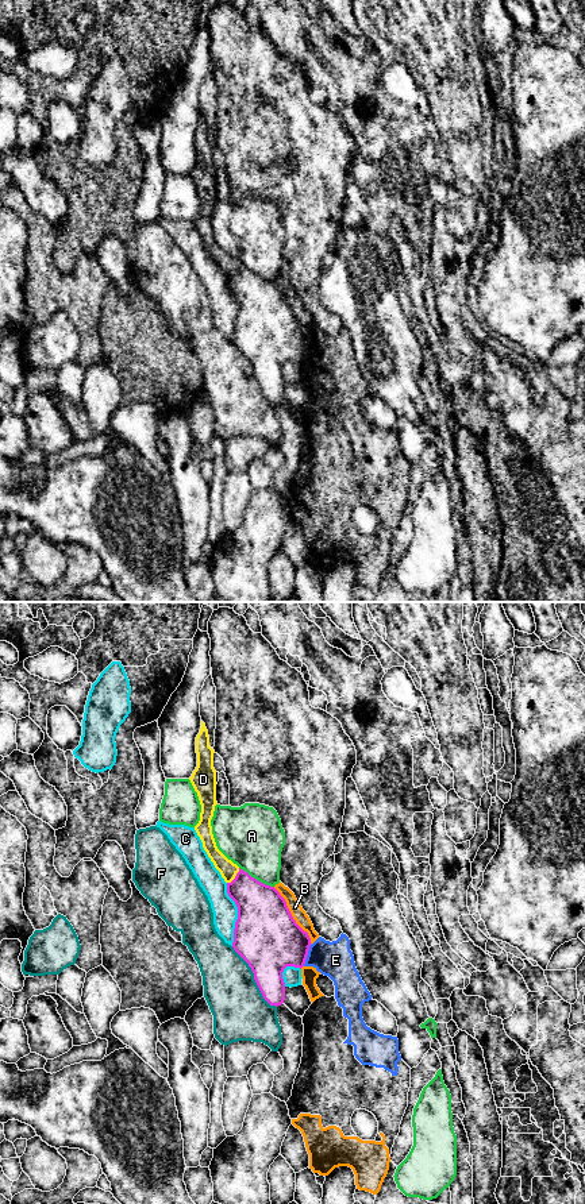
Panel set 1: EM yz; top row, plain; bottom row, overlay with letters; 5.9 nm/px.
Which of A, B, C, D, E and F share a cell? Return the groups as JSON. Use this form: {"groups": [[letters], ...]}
{"groups": [["A"], ["B", "E"], ["C"], ["D"], ["F"]]}

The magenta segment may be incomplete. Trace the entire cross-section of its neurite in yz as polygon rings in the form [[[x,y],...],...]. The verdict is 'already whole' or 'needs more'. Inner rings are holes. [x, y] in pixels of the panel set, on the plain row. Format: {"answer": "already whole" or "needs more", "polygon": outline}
{"answer": "already whole", "polygon": [[[243,265],[227,278],[227,289],[238,302],[232,343],[251,363],[263,394],[281,401],[282,367],[286,362],[304,362],[311,333],[296,319],[280,288]]]}

